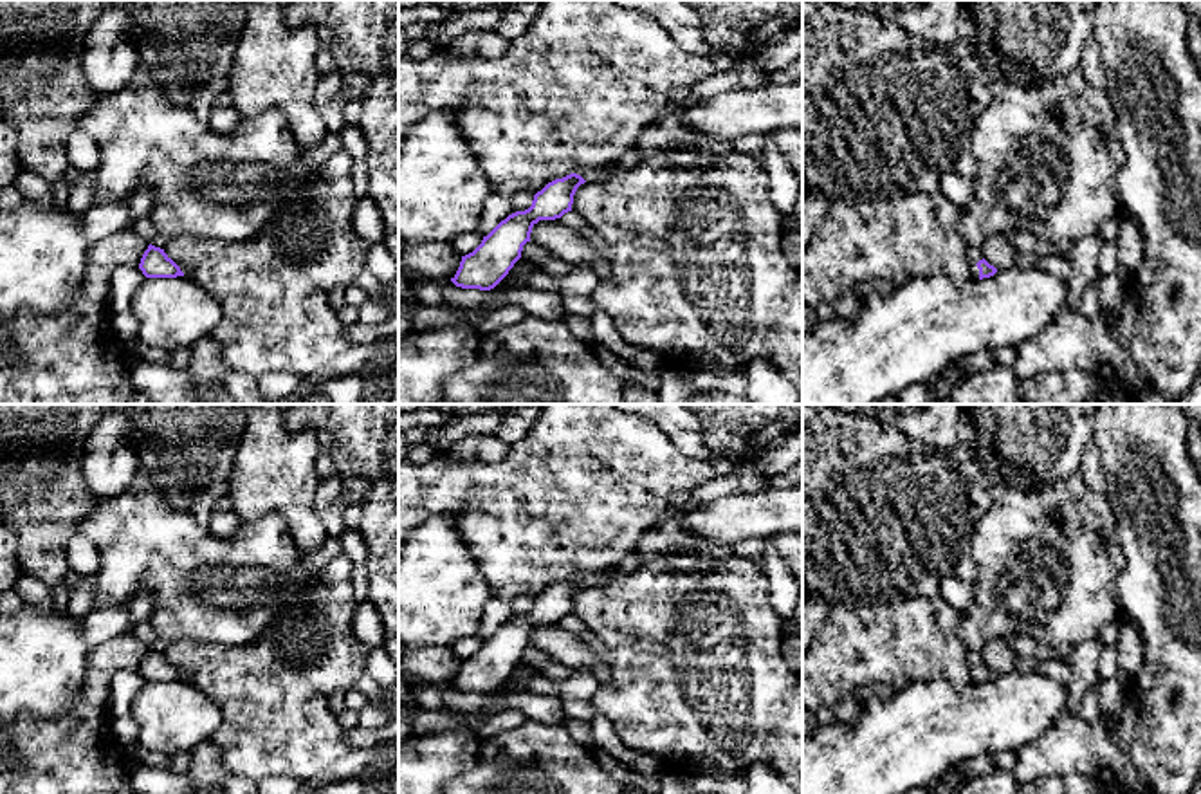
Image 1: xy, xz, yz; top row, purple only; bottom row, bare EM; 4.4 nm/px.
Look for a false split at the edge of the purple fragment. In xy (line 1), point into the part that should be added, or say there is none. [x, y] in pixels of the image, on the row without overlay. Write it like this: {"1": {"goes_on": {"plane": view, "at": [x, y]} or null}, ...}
{"1": {"goes_on": null}}

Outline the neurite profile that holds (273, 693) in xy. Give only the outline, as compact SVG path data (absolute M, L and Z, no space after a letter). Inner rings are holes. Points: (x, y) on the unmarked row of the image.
M341 554L326 570L319 590L283 608L258 639L220 644L184 639L168 644L164 657L184 680L215 700L222 724L211 742L222 751L231 774L260 781L265 776L292 776L308 781L353 752L344 729L328 709L328 697L346 693L366 673L370 646L357 639L346 617L352 599L350 559Z

